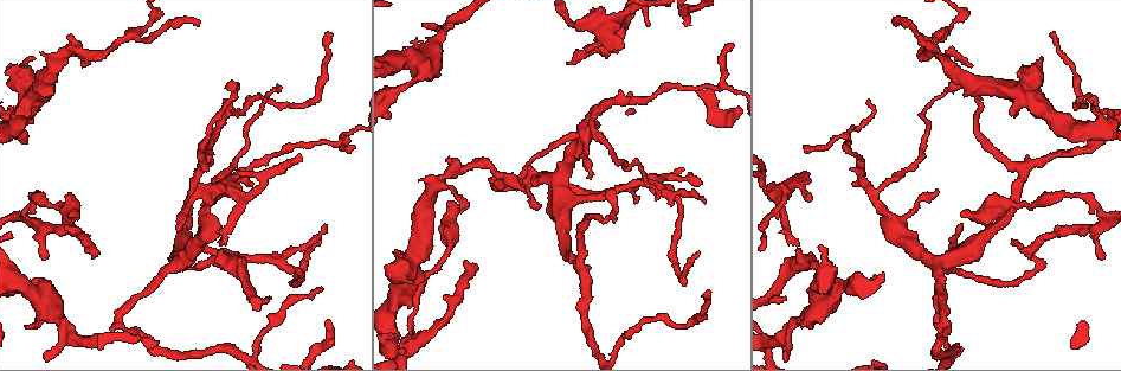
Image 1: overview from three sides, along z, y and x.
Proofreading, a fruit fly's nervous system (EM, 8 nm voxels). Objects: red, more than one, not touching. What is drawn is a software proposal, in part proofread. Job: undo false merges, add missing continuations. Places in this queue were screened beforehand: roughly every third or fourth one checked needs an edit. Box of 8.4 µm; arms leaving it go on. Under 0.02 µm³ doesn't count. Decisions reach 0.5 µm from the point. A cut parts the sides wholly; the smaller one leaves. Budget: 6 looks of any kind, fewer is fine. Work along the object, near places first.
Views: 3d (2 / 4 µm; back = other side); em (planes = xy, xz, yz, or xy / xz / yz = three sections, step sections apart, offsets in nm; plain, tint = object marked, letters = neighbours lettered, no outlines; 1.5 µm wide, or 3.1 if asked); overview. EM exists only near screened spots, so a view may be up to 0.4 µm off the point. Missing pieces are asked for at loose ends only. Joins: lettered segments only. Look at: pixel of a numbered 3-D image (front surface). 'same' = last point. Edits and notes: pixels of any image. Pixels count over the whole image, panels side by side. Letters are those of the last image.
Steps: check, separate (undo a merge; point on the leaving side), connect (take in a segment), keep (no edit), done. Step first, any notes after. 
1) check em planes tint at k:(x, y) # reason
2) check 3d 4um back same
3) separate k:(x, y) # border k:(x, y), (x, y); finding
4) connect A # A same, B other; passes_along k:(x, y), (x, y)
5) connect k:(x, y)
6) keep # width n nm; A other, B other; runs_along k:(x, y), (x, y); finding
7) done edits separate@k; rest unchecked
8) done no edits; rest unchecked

check 3d 2um at 1:(61, 324) # sudden change in width

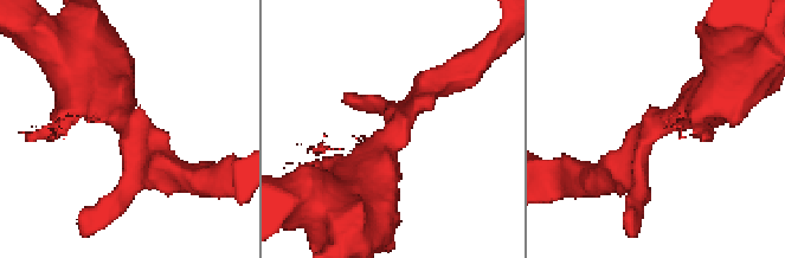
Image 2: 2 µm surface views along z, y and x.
check em yz step 8 tint at 2:(669, 123)

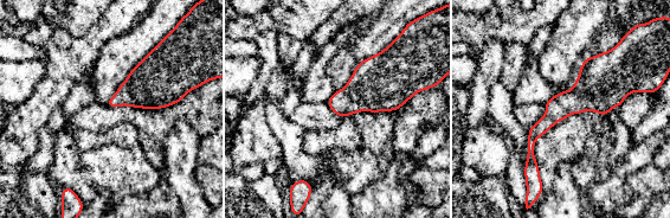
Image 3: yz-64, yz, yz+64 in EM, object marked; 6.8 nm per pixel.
check em planes letters same # another direction

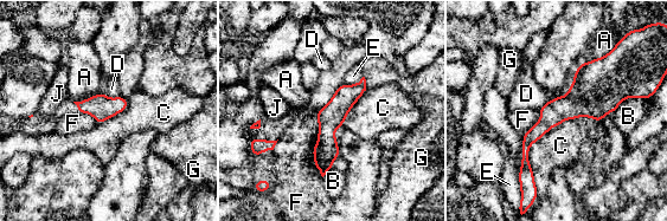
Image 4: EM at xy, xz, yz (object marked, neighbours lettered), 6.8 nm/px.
keep # longest_contact F 650 nm; A other, B other, C other, D other, E other, F other, G other, J other; border 4:(575, 119), (531, 145), (537, 193); one cell here

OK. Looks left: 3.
check 3d 2um at 1:(324, 226) # free end

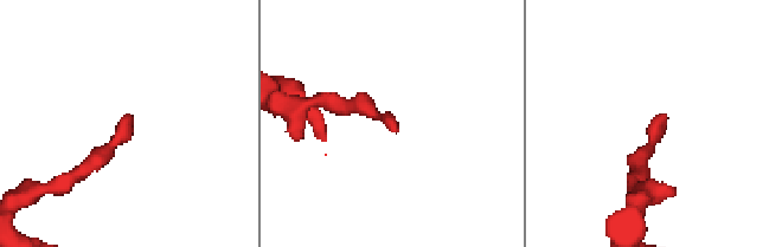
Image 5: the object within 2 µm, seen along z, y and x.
check em xz step 4 letters at 5:(130, 116)

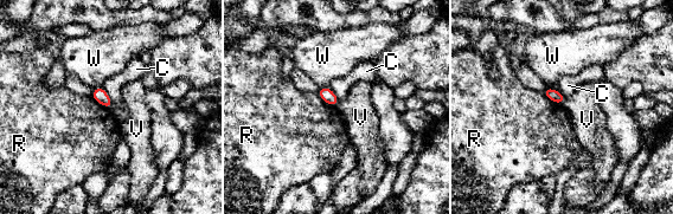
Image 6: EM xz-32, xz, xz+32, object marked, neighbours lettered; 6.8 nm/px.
keep # longest_contact R 170 nm; C other, R other, V other, W other; no lettered segment goes on from it

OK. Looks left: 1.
done no edits; rest unchecked

